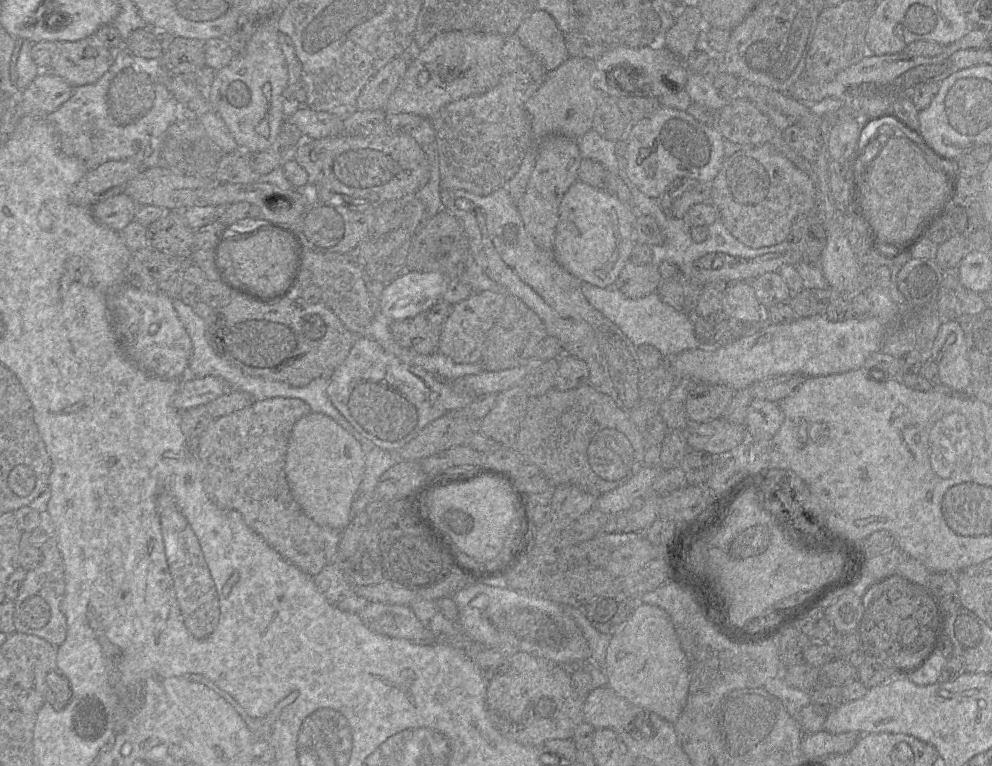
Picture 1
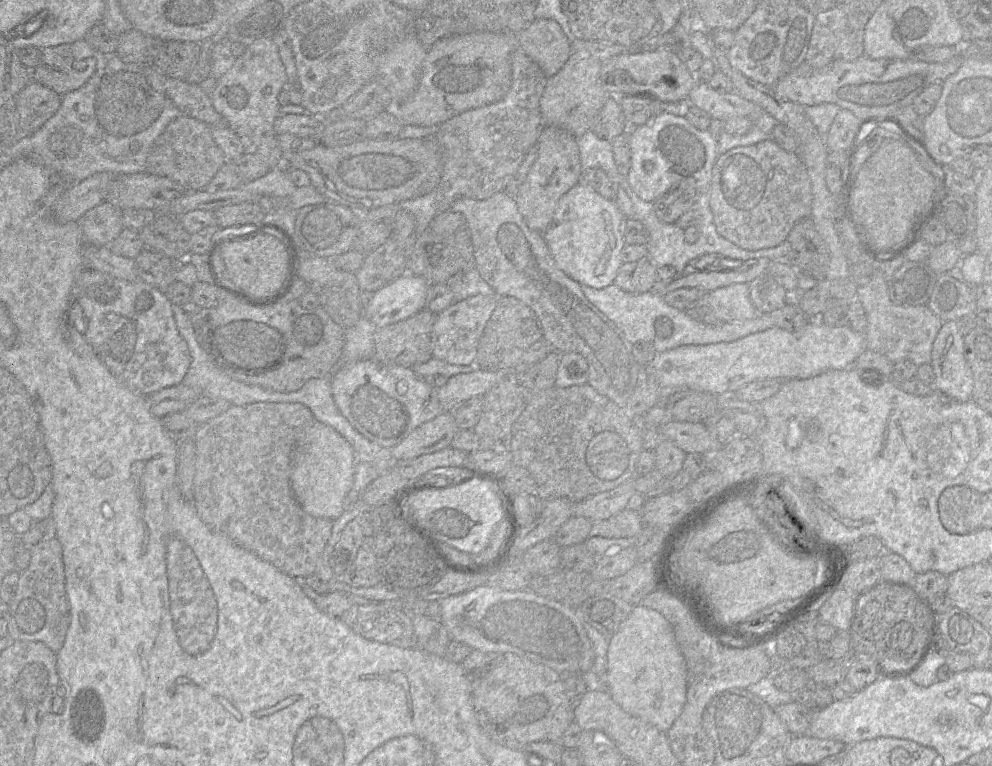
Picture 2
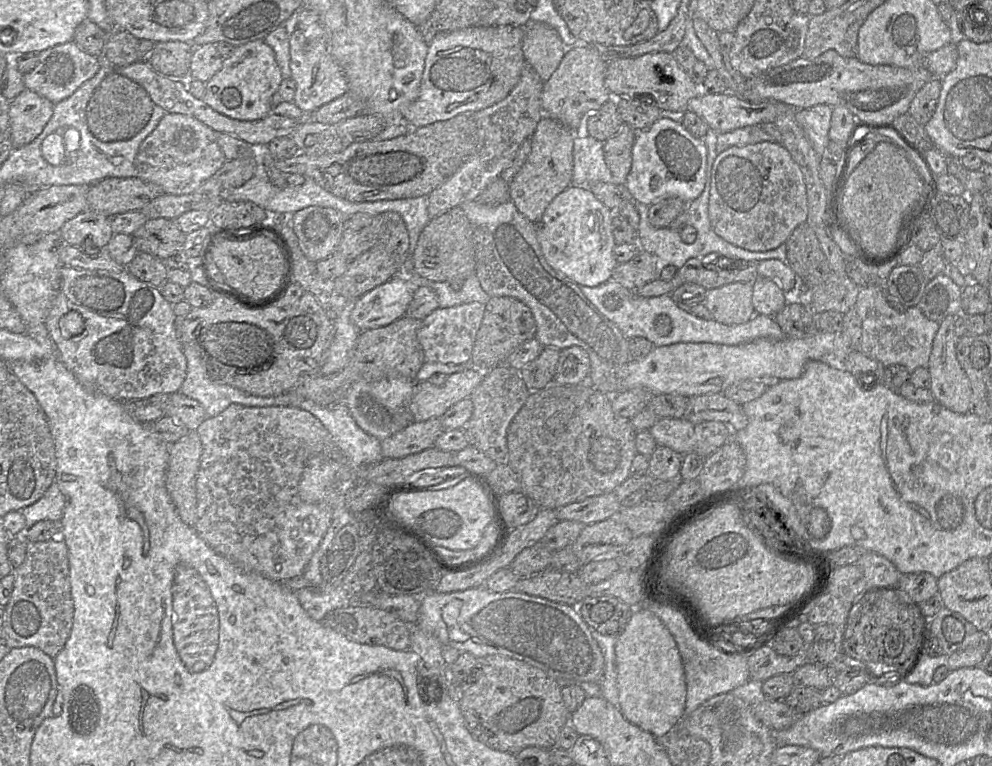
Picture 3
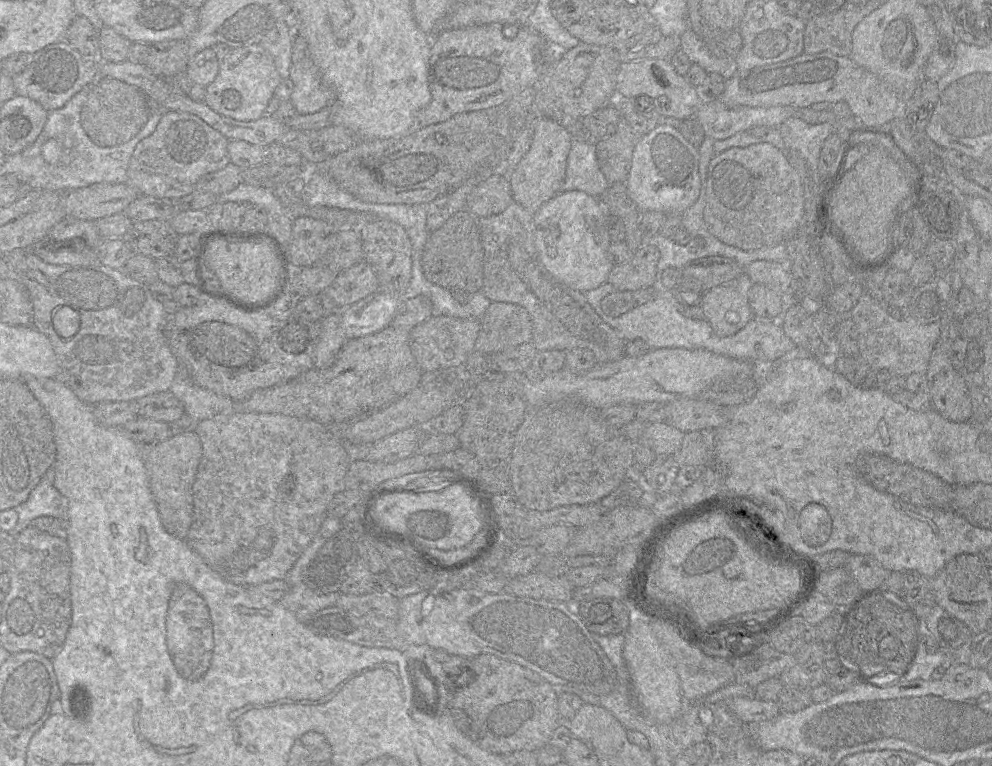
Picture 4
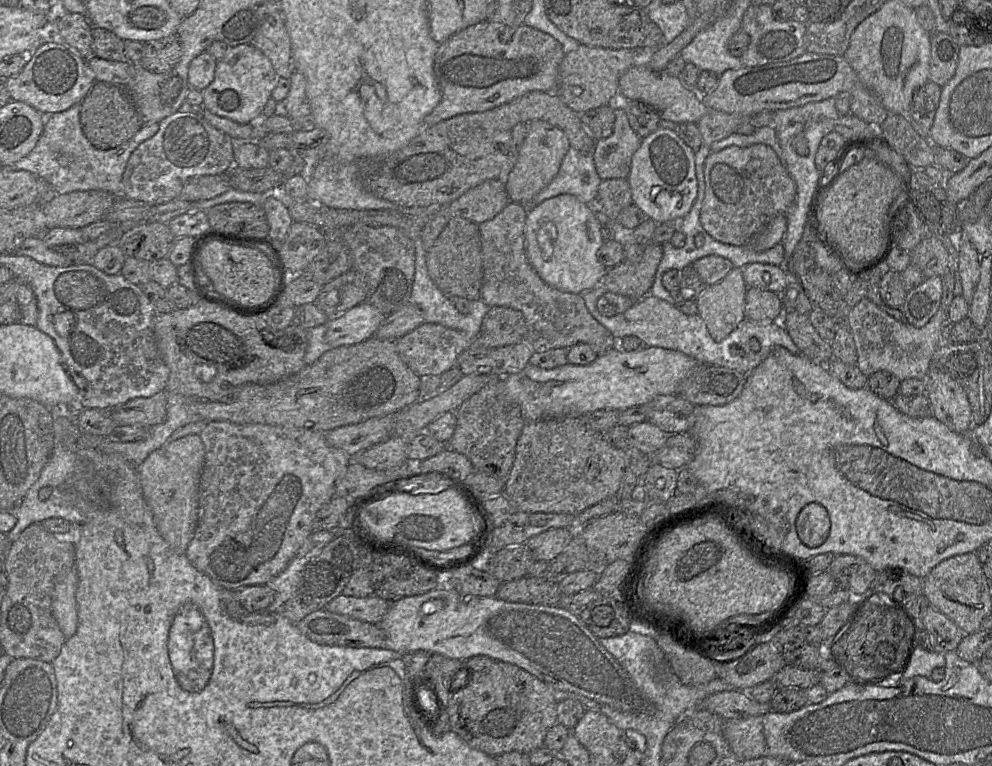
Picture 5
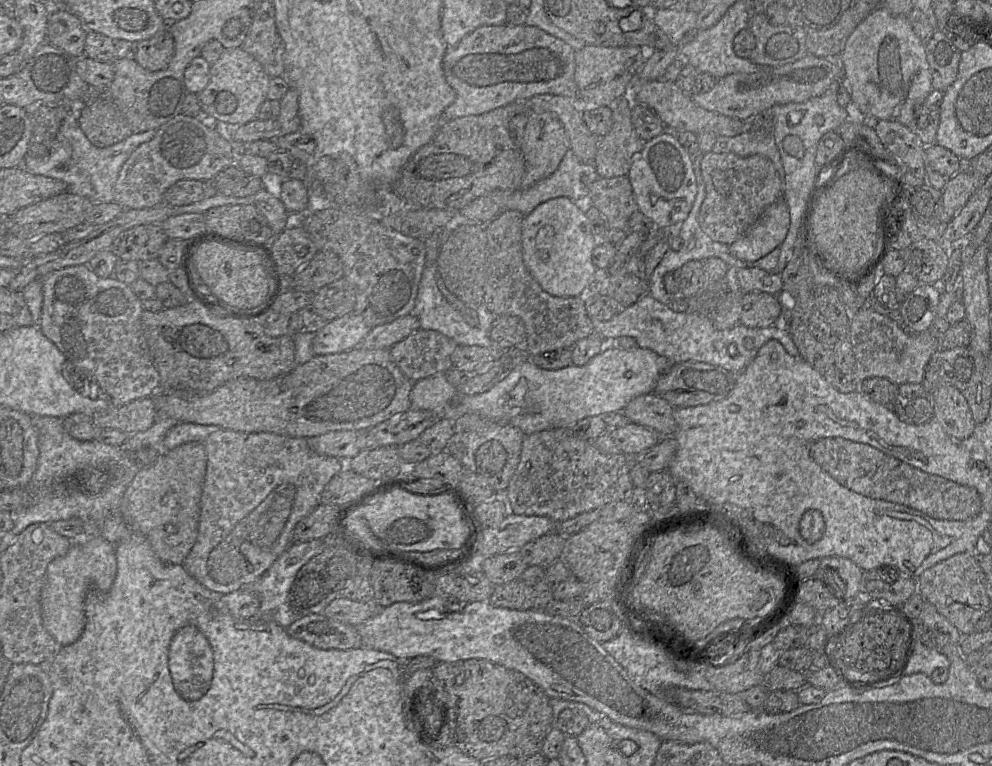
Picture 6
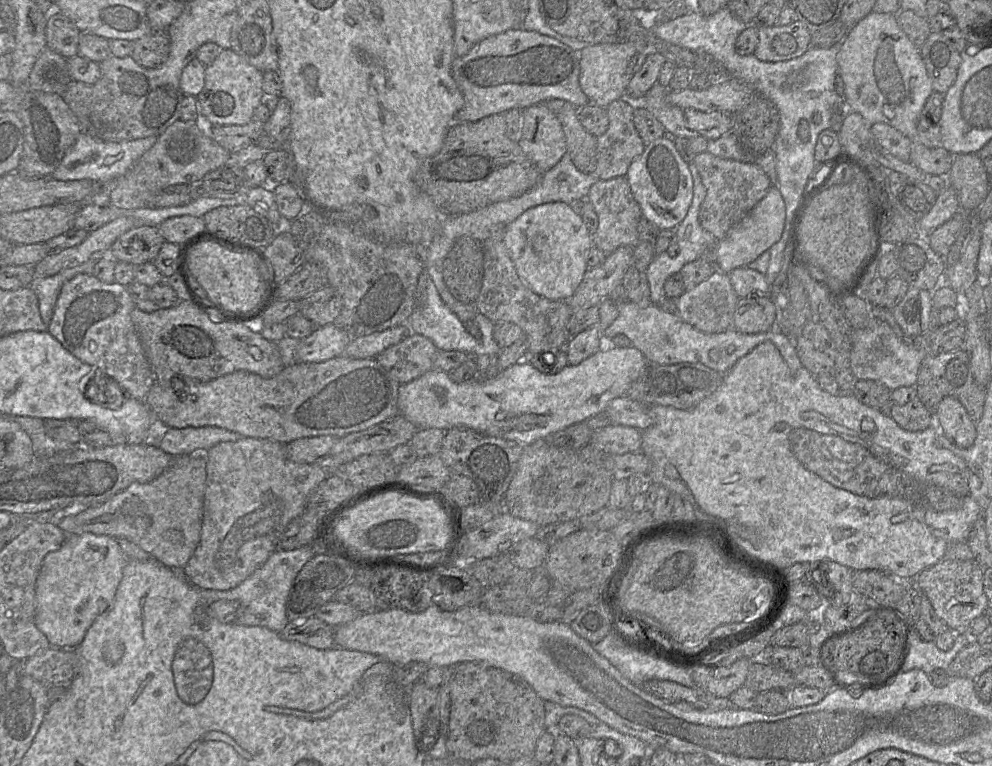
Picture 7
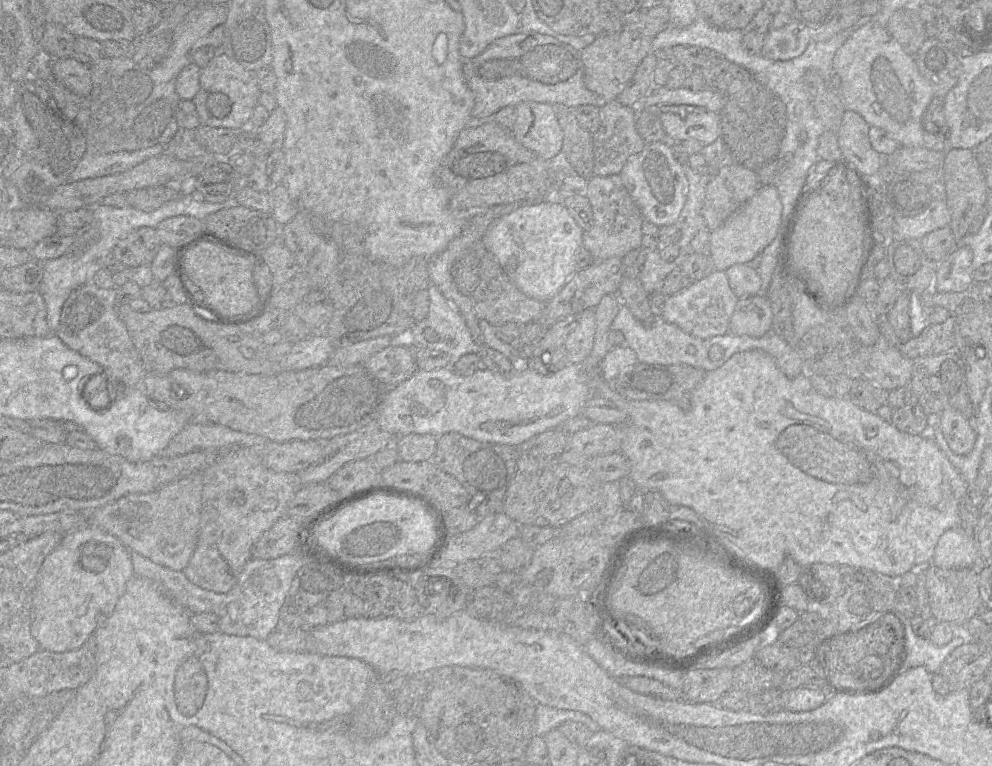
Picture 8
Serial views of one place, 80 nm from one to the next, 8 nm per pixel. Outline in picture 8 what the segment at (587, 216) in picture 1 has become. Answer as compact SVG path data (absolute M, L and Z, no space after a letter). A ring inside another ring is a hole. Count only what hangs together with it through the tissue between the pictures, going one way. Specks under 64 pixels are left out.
M542 202L522 206L494 221L482 243L522 293L546 303L577 271L576 256L583 247L583 234L564 206Z

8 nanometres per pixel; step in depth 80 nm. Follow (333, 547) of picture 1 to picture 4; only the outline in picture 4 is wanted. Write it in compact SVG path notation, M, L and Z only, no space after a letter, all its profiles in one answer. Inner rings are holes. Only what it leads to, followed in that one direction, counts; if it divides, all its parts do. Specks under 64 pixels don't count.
M230 413L219 414L198 423L195 432L202 443L202 458L193 485L194 520L187 535L187 543L207 565L221 578L239 586L250 587L265 582L284 579L294 566L304 549L320 531L327 517L327 509L332 499L344 489L344 478L351 459L327 426L310 419L282 414Z

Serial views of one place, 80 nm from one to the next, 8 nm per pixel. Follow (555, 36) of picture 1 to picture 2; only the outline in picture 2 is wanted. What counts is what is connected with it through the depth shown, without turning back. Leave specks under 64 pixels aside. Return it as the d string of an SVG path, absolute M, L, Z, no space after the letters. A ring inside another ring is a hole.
M535 18L526 28L519 32L518 39L520 48L539 65L548 78L562 68L572 51L570 40L561 26L552 19Z

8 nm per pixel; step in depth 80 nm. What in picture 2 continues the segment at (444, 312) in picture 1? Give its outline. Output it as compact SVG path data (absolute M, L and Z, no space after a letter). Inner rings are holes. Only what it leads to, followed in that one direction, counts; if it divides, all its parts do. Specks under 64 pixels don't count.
M423 309L410 318L378 328L372 360L382 366L397 365L412 368L433 358L436 317L437 314Z

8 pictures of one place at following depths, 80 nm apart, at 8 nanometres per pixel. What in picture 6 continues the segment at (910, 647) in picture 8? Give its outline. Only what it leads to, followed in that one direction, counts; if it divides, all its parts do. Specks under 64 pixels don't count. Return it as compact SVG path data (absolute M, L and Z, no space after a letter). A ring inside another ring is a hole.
M915 627L909 630L909 643L911 648L903 666L902 673L904 675L923 673L930 677L936 668L949 668L949 659L937 647L928 647L916 640Z

